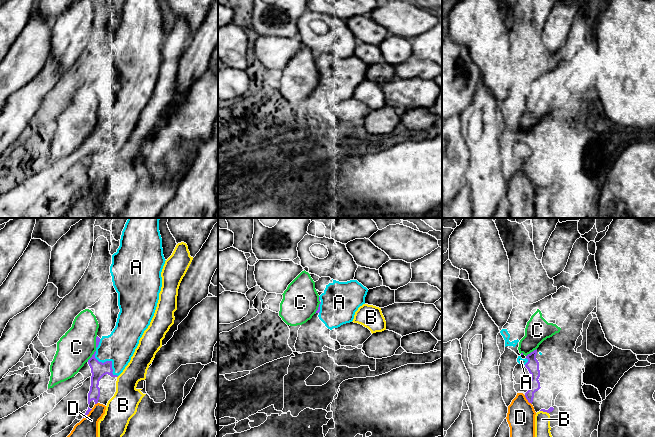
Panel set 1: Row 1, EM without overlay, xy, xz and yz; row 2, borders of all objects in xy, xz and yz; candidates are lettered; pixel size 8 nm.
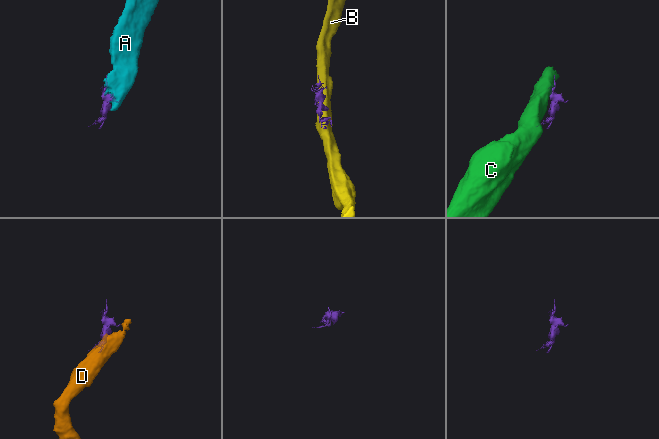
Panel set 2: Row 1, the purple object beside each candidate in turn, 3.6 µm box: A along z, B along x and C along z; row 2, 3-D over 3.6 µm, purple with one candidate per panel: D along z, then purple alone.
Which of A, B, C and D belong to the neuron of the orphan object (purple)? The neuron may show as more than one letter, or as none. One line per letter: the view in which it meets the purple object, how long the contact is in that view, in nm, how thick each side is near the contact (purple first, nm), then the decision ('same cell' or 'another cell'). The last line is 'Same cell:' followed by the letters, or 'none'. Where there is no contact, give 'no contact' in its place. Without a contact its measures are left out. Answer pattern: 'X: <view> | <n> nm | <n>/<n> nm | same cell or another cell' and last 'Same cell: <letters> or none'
A: xy | 280 nm | 130/260 nm | same cell
B: yz | 80 nm | 40/150 nm | another cell
C: xy | 120 nm | 130/280 nm | another cell
D: yz | 100 nm | 100/220 nm | another cell
Same cell: A

